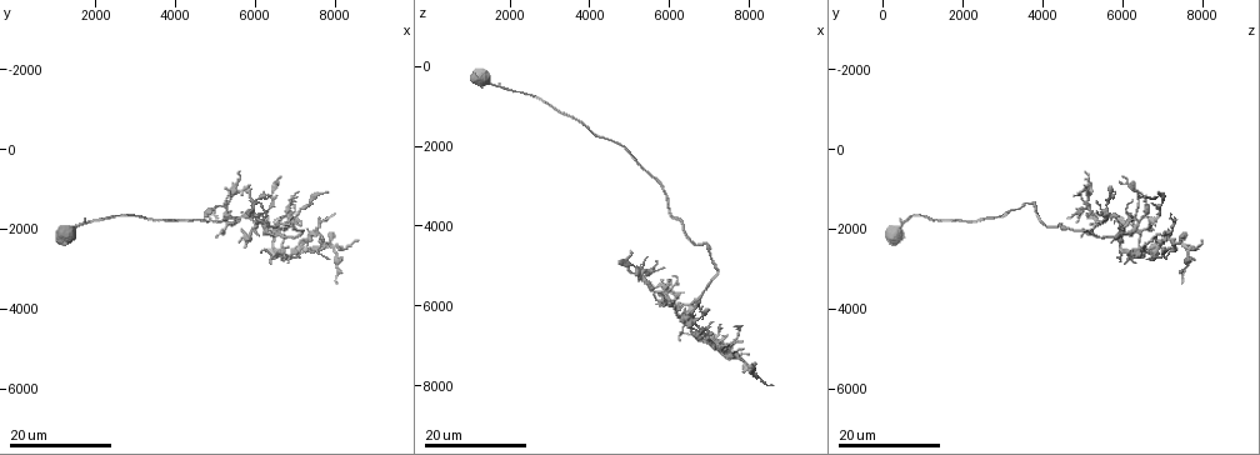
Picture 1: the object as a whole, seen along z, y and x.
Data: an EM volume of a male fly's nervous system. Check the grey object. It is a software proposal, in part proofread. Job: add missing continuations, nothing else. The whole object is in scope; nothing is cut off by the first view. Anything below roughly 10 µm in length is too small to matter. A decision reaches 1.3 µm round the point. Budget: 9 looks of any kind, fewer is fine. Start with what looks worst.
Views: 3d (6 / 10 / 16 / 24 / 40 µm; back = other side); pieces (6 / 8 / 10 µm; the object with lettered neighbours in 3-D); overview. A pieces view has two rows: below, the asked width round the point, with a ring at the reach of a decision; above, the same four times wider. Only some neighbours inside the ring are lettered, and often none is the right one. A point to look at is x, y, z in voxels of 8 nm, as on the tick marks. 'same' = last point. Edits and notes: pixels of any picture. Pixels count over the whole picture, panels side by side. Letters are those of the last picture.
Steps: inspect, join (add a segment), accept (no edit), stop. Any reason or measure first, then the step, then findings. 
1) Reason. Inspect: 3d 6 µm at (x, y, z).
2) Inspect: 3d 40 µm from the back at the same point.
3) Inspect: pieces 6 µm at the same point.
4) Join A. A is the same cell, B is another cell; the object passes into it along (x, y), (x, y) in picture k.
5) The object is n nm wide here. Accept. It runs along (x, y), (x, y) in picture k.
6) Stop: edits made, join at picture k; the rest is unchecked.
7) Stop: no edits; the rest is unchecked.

Thin end. Inspect: 3d 16 µm at (7650, 2500, 6550).

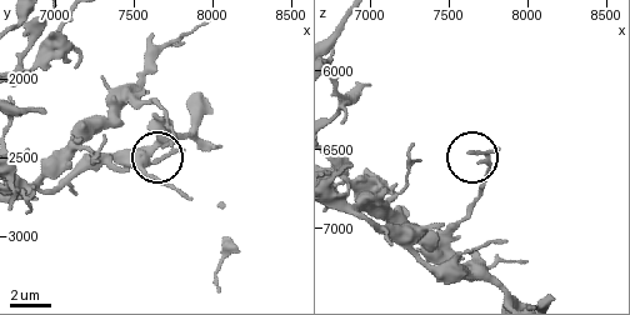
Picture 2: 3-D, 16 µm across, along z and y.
See the neighbours. Inspect: pieces 6 µm at (7620, 2540, 6520).

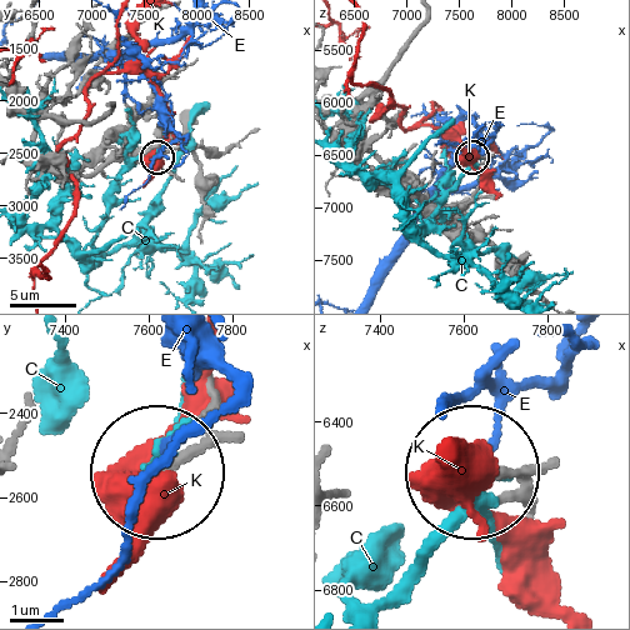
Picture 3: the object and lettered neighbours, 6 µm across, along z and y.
Accept. C, E and K are other cells; no lettered segment goes on from it.

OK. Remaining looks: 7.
Inspect: 3d 16 µm at (1100, 2350, 300).

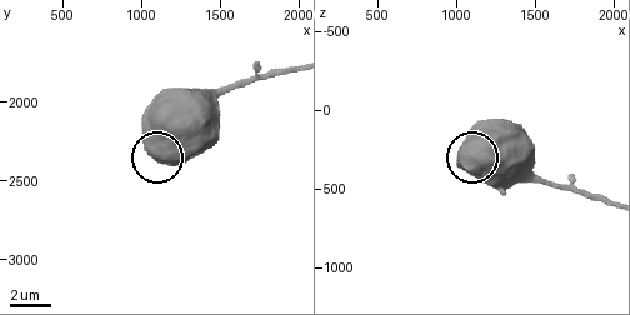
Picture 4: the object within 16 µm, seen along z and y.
Inspect: pieces 10 µm at (1060, 2280, 260).

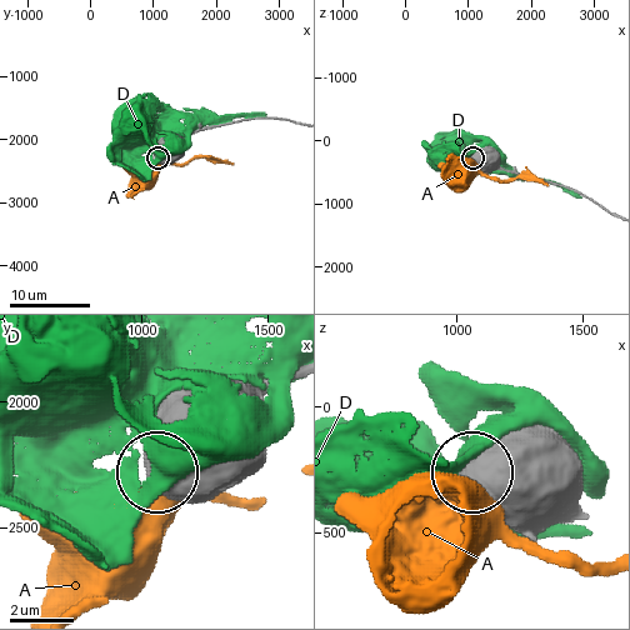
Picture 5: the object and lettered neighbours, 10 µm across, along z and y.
The object is 860 nm wide here. Accept. A and D are other cells; none of them fits.

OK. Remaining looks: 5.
Branch stops here. Inspect: 3d 16 µm at (6700, 2850, 5900).

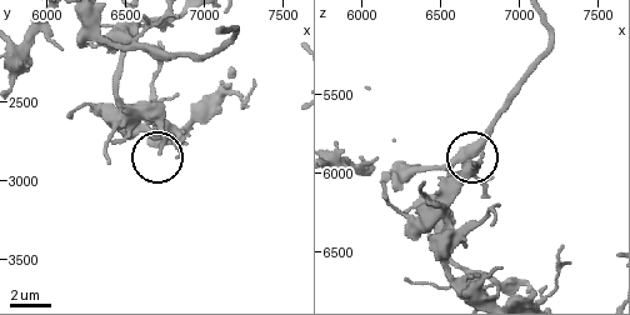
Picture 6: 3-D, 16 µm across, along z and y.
See the neighbours. Inspect: pieces 6 µm at (6720, 2820, 5960).

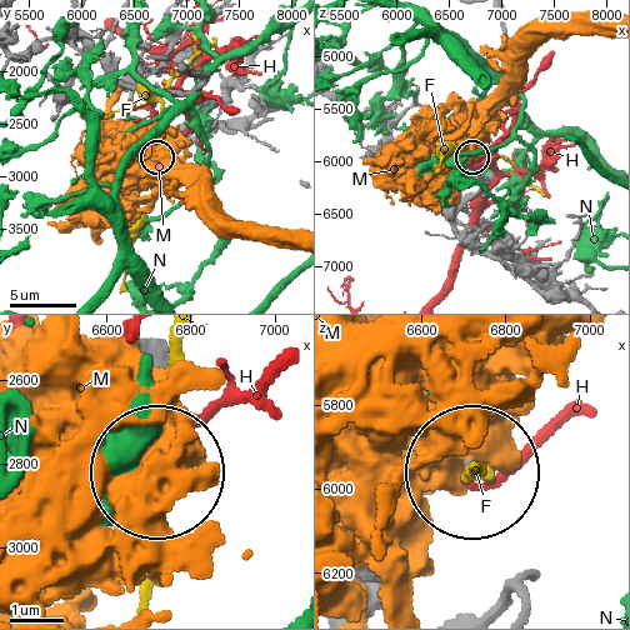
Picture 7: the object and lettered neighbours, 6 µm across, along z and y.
Accept. F, H, M and N are other cells; no lettered segment goes on from it.

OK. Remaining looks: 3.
Inspect: 3d 24 µm at (7400, 1300, 6700).

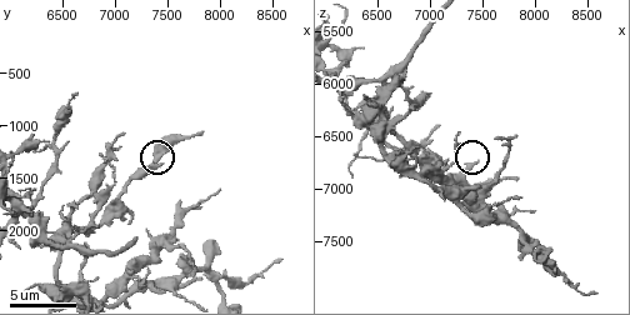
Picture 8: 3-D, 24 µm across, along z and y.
See the neighbours. Inspect: pieces 6 µm at (7420, 1380, 6740).

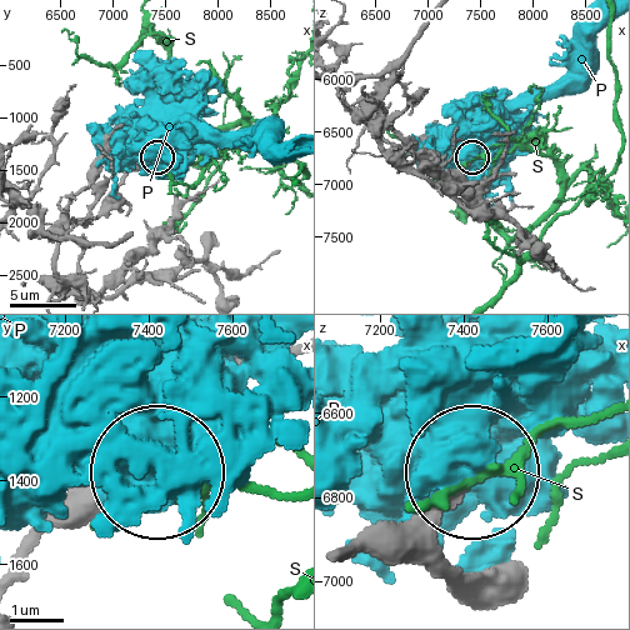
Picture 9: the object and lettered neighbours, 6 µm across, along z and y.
Accept. P and S are other cells; it runs along (349, 545), (403, 540), (466, 483) in picture 9; no lettered segment goes on from it.

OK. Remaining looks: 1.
Stop: no edits; the rest is unchecked.

